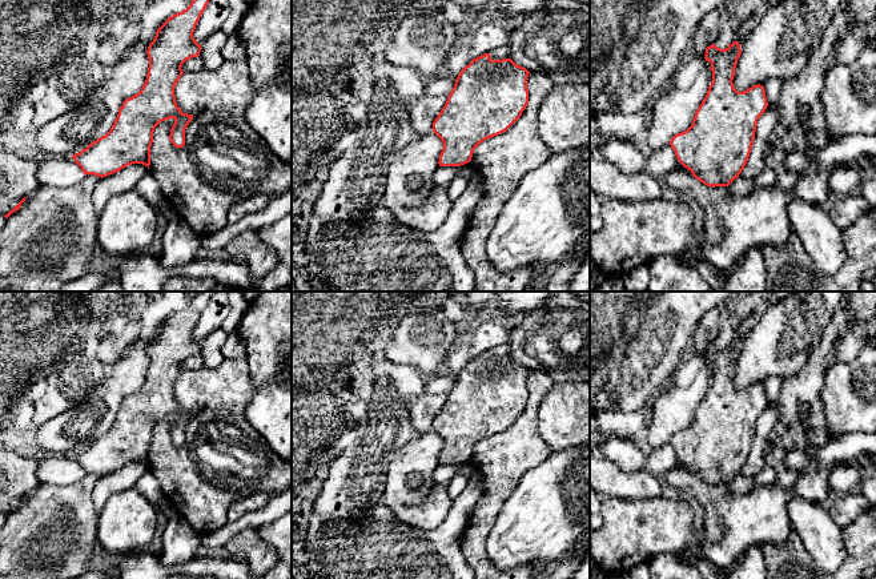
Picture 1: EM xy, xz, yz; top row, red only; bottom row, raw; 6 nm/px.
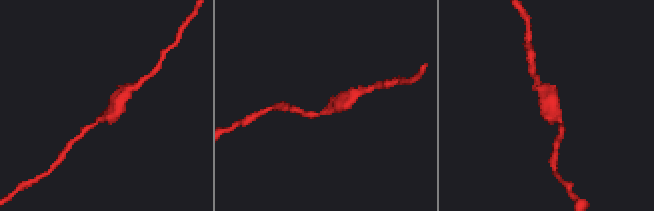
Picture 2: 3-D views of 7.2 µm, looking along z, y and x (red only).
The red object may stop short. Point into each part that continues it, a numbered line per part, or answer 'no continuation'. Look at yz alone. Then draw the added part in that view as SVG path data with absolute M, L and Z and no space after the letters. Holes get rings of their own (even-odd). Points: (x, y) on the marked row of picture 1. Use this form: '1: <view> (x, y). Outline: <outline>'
no continuation

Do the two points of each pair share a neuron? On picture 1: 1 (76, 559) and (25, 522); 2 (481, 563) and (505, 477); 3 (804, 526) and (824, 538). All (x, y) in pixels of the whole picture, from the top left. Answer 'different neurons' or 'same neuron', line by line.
1: same neuron
2: same neuron
3: same neuron

